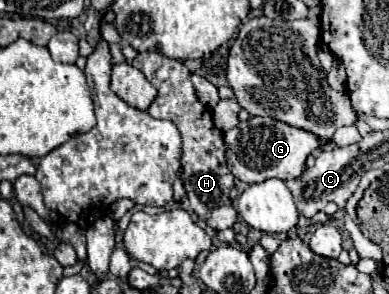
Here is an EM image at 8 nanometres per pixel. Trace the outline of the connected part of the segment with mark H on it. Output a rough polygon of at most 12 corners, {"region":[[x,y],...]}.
{"region":[[138,54],[158,96],[148,114],[180,130],[192,210],[216,232],[232,228],[234,176],[212,112],[190,70]]}

